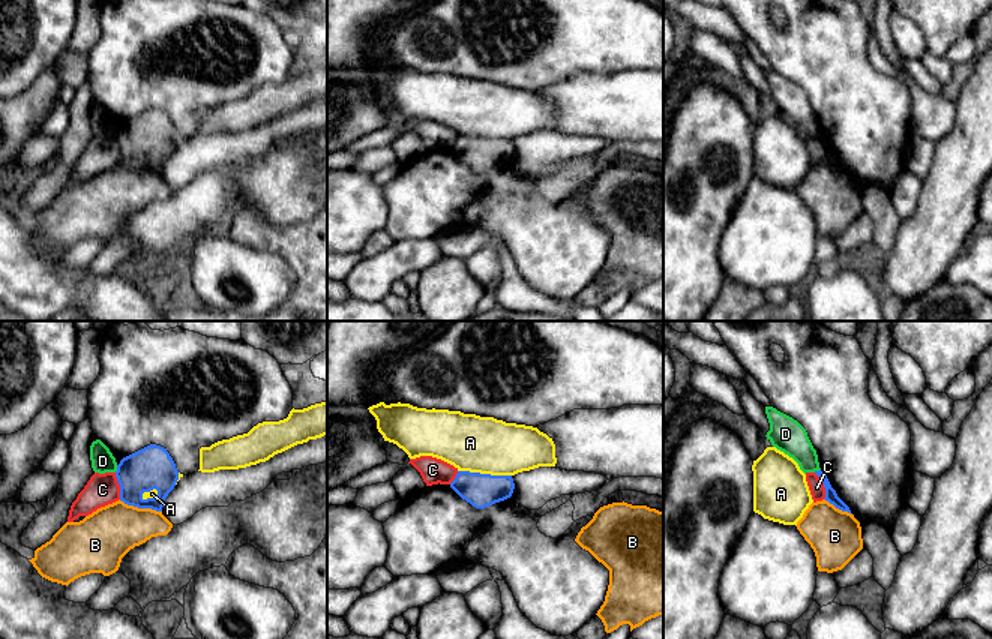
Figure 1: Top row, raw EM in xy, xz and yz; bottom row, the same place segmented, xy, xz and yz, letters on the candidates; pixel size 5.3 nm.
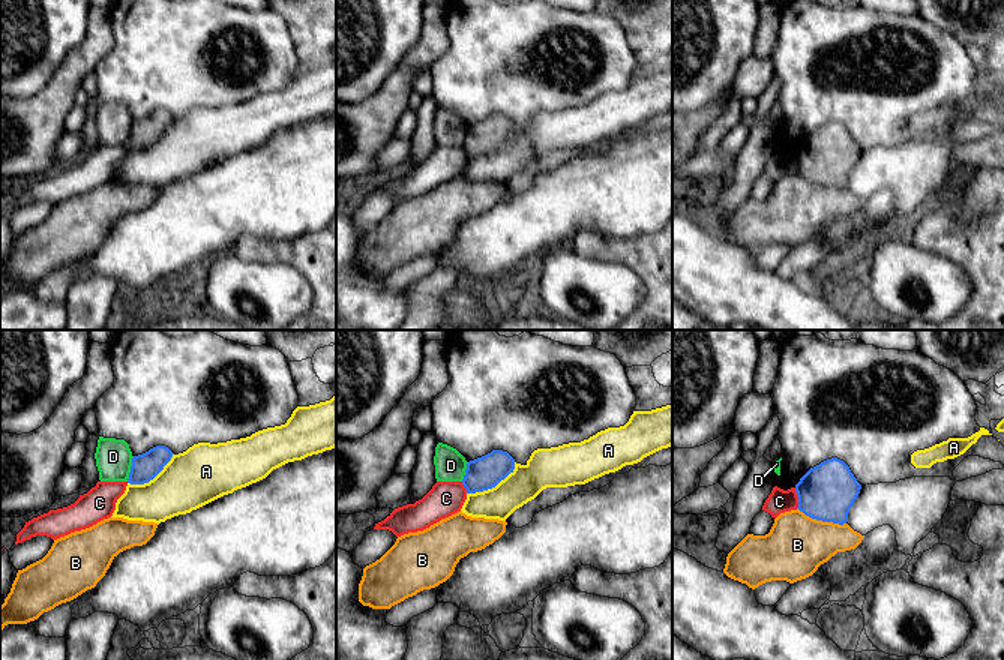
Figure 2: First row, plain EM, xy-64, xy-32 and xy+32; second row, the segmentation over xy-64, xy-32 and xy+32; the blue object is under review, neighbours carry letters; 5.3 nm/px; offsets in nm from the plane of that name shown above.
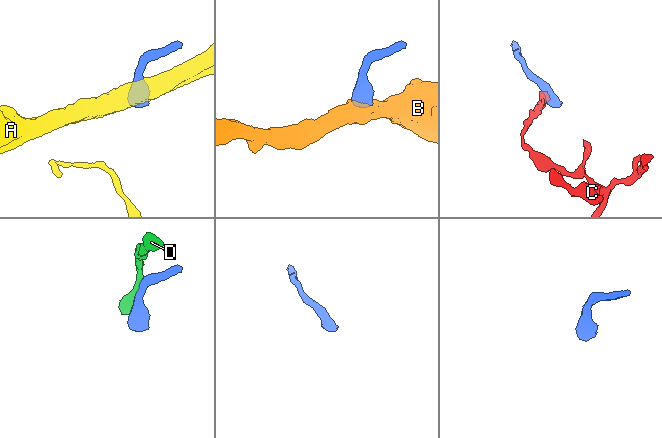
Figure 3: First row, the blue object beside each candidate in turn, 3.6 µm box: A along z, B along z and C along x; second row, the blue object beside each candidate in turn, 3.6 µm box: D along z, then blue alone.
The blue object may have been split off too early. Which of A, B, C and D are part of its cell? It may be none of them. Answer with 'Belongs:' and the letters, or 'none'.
Belongs: none

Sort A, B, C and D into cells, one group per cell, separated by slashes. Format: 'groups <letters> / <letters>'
groups A / B / C / D

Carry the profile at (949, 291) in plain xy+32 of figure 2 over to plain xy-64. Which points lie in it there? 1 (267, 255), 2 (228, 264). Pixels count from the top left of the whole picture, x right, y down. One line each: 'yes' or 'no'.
1: no
2: yes

